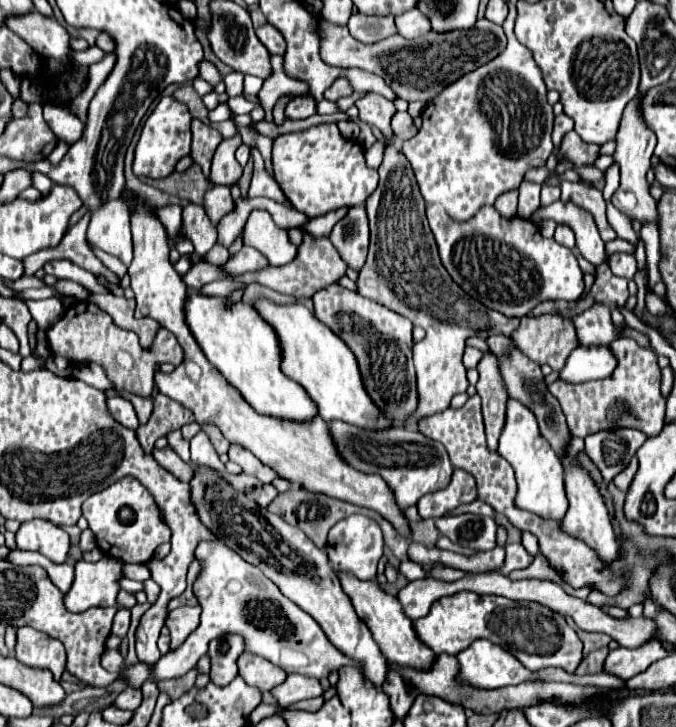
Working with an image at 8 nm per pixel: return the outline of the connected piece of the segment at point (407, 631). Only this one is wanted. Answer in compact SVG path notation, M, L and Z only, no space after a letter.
M337 573L337 577L341 581L343 591L351 599L355 613L369 627L375 643L379 645L381 653L387 659L405 667L413 667L413 669L429 669L433 665L435 653L415 635L415 629L411 627L413 621L407 619L407 615L403 615L403 607L399 607L399 601L395 599L395 595L385 593L375 581L359 581L347 573Z

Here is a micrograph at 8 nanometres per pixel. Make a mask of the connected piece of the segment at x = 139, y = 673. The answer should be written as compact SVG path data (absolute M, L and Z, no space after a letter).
M201 541L195 549L195 559L201 563L201 573L193 583L193 593L203 609L199 627L177 651L163 655L155 667L145 667L143 663L133 665L125 675L129 685L141 687L147 679L161 681L185 675L207 653L209 641L229 631L239 633L245 639L247 651L269 659L287 673L301 673L321 679L343 665L361 667L361 663L347 659L347 655L329 643L327 635L311 615L289 601L273 581L269 581L257 567L243 561L241 555L231 551L223 541Z

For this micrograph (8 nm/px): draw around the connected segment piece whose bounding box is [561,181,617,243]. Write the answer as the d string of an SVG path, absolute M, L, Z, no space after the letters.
M563 181L561 183L561 199L563 201L571 201L571 203L579 205L581 209L589 211L593 215L593 219L597 223L597 229L601 233L601 239L605 243L617 239L617 233L607 223L607 217L605 217L605 199L603 199L603 195L601 195L599 189L595 189L589 183Z

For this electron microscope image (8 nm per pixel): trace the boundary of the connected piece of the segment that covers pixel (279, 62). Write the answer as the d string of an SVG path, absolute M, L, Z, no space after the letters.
M271 55L272 76L264 81L263 87L258 94L261 106L265 111L265 121L273 122L273 107L277 100L285 94L304 94L309 87L305 82L282 82L286 77L283 69L283 57Z

